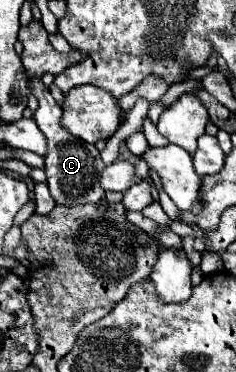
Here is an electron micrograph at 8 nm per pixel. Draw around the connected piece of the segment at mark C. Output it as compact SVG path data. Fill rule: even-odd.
M31 80L31 88L35 98L39 100L39 108L33 114L37 126L47 138L47 156L45 156L45 174L47 174L47 184L51 190L53 200L59 206L79 206L79 204L89 204L89 202L101 202L105 198L105 190L101 188L101 170L105 168L99 150L93 144L83 142L81 138L73 136L69 130L61 126L61 116L63 110L61 106L53 100L51 92L43 86L41 80Z

